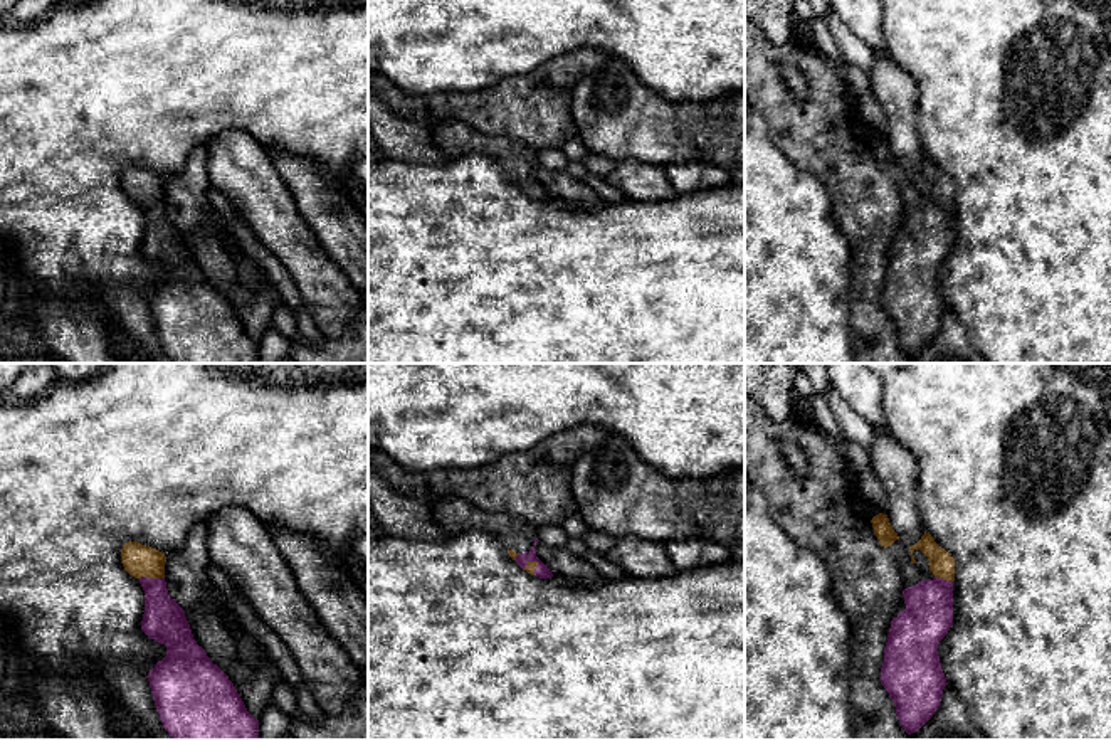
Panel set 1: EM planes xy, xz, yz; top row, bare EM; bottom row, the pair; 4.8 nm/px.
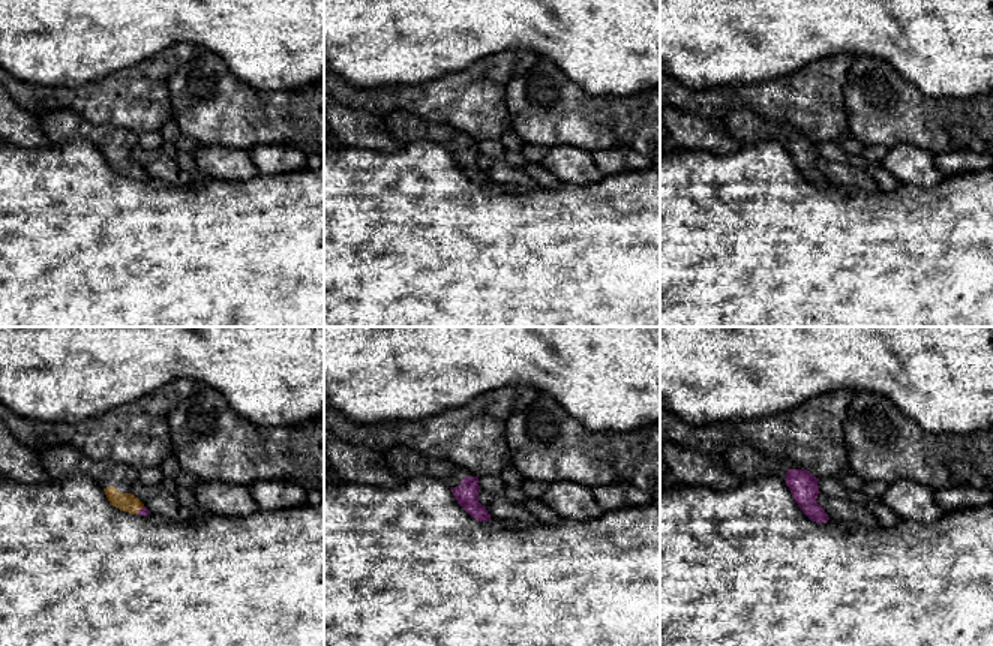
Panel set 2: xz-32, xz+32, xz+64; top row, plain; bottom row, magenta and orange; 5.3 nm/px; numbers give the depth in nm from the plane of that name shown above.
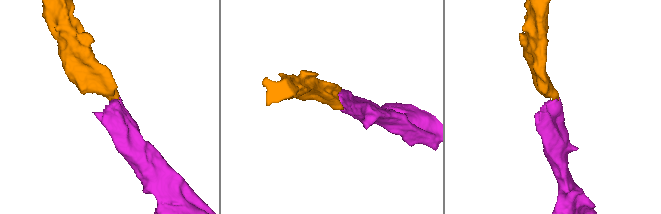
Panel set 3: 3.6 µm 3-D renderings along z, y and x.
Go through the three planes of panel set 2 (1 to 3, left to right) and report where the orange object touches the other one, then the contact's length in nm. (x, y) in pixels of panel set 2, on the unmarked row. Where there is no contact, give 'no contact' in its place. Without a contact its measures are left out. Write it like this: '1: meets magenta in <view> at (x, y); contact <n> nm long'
1: meets magenta in xz-32 at (140, 174); contact 60 nm long
2: no contact
3: no contact

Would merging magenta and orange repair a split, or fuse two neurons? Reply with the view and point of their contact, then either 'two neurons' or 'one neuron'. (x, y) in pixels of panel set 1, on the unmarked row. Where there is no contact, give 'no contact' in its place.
contact xy (152, 202); one neuron

